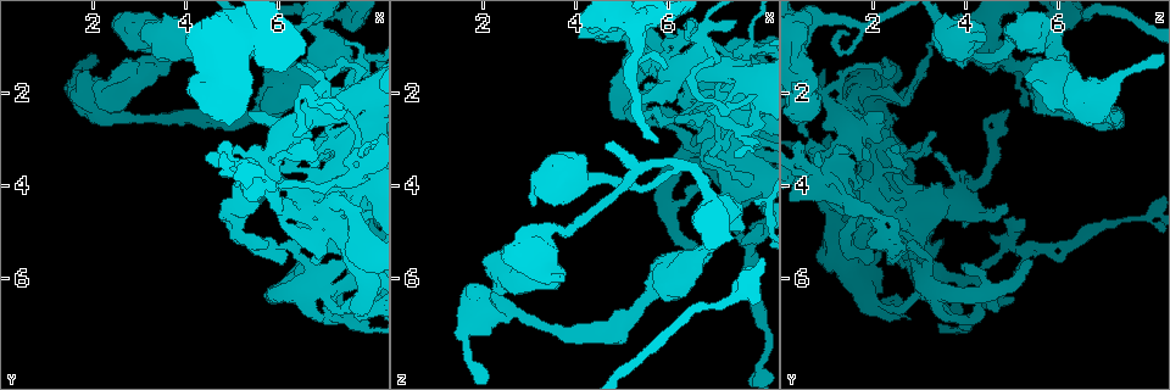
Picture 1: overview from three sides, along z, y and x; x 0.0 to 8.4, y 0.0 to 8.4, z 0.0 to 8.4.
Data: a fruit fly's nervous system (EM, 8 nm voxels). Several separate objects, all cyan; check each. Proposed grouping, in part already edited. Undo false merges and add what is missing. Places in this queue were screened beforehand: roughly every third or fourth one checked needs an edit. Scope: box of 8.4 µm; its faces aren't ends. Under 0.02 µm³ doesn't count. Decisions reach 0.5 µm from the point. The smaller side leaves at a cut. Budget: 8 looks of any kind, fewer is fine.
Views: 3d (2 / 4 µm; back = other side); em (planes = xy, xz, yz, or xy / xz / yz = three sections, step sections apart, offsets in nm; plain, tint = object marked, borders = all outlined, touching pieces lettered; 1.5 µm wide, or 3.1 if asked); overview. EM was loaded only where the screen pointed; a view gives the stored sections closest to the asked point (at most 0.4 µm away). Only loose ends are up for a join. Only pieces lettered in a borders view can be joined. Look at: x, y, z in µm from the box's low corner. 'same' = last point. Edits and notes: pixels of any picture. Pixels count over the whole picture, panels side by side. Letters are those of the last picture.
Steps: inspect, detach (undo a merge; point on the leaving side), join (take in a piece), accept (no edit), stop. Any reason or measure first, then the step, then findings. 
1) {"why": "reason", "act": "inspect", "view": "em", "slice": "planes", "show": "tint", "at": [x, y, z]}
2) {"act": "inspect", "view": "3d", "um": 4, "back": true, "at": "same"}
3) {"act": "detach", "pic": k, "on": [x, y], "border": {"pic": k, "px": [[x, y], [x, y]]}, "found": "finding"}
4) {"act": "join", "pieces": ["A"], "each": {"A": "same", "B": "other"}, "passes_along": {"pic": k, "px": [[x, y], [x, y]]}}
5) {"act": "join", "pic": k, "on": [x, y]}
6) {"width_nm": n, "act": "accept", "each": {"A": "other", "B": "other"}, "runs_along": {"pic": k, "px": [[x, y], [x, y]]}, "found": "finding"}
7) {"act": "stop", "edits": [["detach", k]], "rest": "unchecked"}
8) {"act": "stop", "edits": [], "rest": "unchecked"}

{"act": "inspect", "view": "em", "slice": "planes", "show": "borders", "at": [7.75, 1.60, 2.10]}

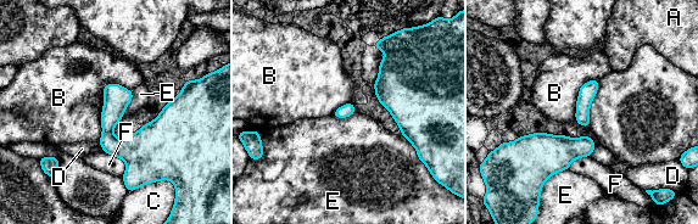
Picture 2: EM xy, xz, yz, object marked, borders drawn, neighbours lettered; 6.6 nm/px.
{"act": "accept", "each": {"A": "other", "B": "other", "C": "other", "D": "other", "E": "other", "F": "other"}, "border": {"pic": 2, "px": [[599, 80], [590, 105], [587, 127]]}, "found": "one cell here"}

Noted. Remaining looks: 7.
{"why": "touches itself", "act": "inspect", "view": "em", "slice": "planes", "show": "borders", "at": [6.40, 2.90, 0.50]}

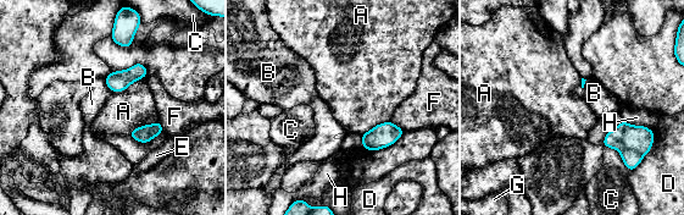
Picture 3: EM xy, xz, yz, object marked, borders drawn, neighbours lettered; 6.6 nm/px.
{"act": "accept", "each": {"A": "other", "B": "other", "C": "other", "D": "other", "E": "other", "F": "other", "G": "other", "H": "other"}, "found": "all the same cell"}

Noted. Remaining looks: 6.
{"why": "free end", "act": "inspect", "view": "3d", "um": 2, "at": [6.55, 5.60, 5.40]}

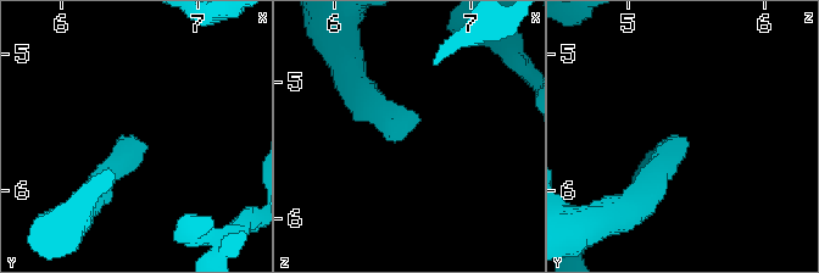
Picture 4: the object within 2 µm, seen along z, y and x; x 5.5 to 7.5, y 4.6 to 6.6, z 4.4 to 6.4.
{"act": "inspect", "view": "em", "slice": "xz", "step": 4, "show": "borders", "at": [6.52, 5.60, 5.42]}

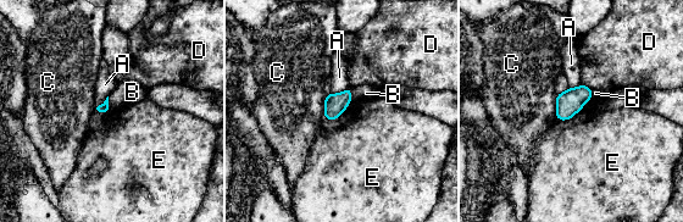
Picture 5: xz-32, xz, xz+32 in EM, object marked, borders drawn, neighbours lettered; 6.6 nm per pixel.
{"act": "accept", "each": {"A": "other", "B": "other", "C": "other", "D": "other", "E": "other"}, "border": {"pic": 5, "px": [[592, 96], [571, 117], [556, 118]]}, "found": "none of them fits"}

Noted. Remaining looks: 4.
{"act": "stop", "edits": [], "rest": "unchecked"}

